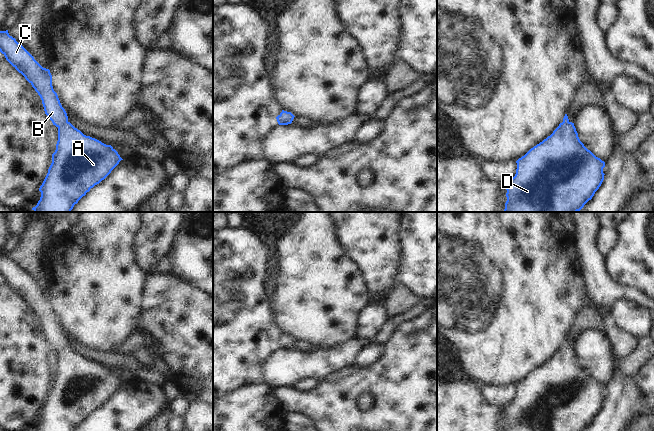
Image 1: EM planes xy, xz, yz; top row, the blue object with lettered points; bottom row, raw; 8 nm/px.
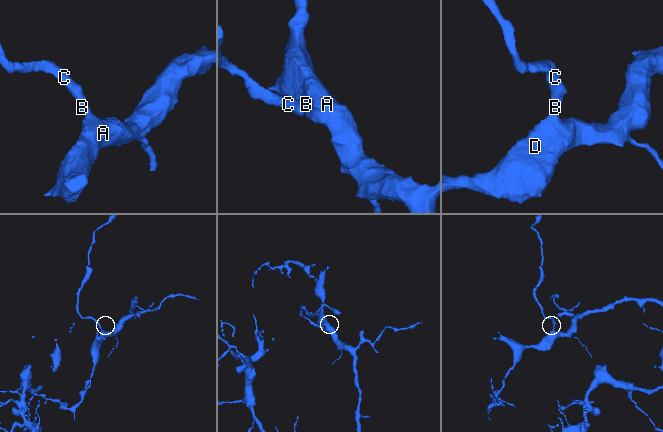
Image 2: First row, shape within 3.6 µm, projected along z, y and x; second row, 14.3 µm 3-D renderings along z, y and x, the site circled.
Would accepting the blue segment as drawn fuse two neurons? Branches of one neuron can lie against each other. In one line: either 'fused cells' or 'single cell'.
single cell

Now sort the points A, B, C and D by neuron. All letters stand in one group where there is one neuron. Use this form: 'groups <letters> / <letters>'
groups A B C D

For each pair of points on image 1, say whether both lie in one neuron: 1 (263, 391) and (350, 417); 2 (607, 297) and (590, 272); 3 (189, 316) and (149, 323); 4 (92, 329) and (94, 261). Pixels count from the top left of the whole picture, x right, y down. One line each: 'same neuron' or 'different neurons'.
1: different neurons
2: same neuron
3: same neuron
4: same neuron

